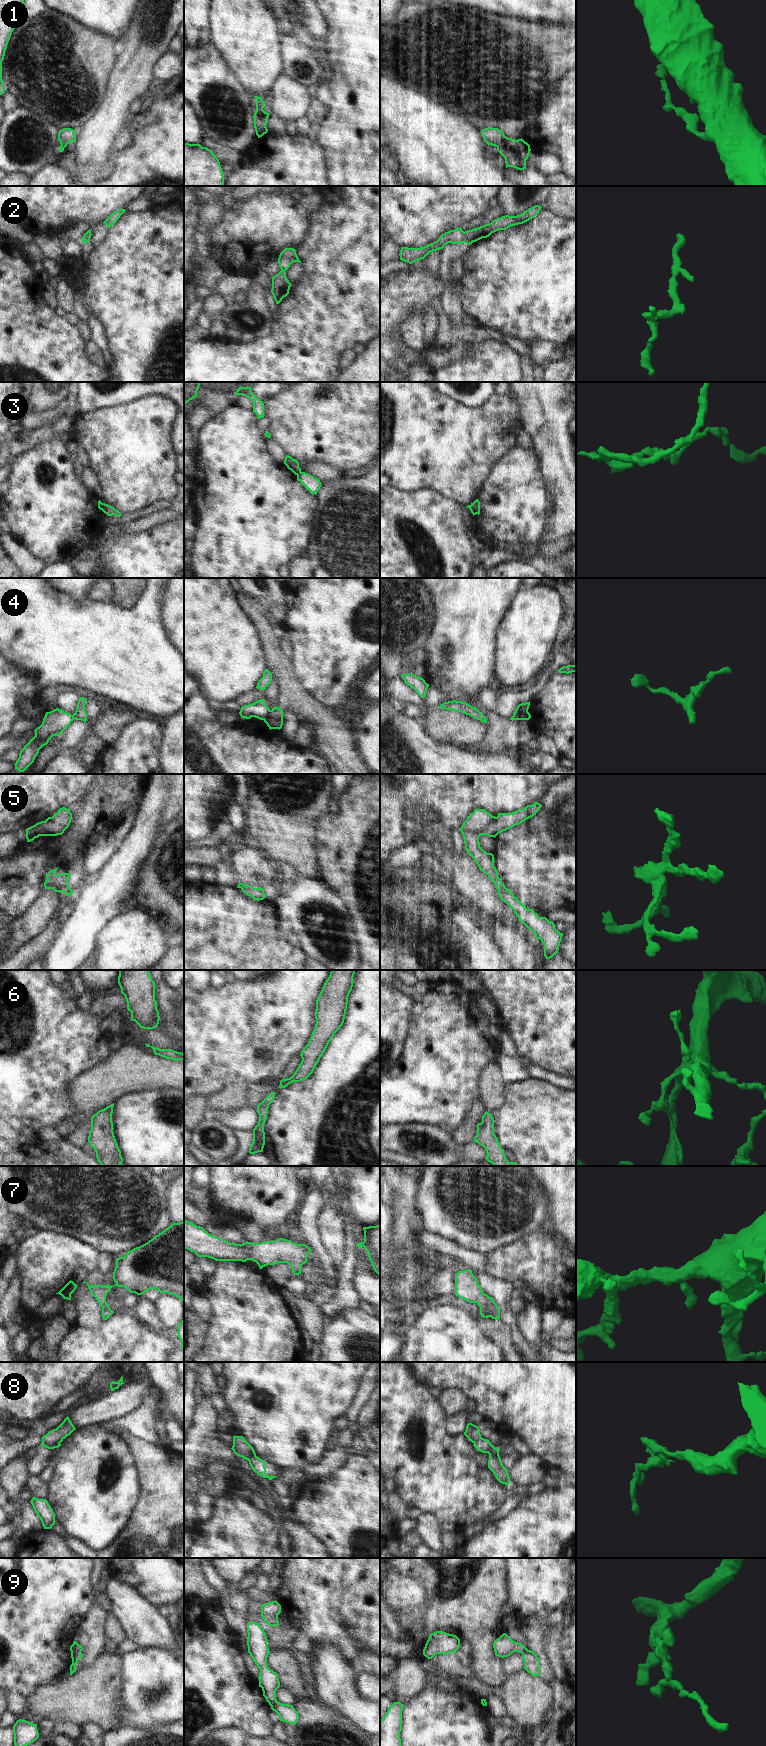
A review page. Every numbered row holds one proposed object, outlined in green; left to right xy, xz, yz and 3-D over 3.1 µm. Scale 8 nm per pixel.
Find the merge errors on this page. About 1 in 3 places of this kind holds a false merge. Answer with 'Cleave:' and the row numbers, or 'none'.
Cleave: 3, 4, 8, 9

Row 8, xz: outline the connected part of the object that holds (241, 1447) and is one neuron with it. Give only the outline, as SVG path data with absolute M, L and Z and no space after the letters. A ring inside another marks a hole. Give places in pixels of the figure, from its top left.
M233 1436L233 1446L231 1449L237 1456L248 1461L251 1457L256 1456L253 1447L245 1440L243 1436Z

